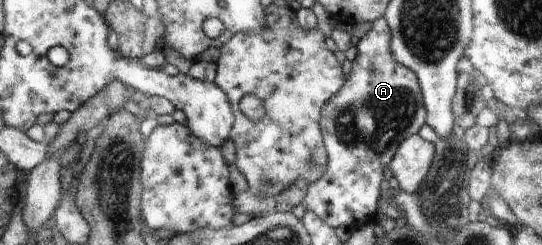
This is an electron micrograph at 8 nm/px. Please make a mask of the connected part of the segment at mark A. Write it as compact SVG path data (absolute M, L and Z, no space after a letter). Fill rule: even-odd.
M384 16L372 23L372 29L357 45L356 58L351 62L349 80L342 94L321 110L321 130L326 130L326 146L330 146L330 166L322 177L307 186L302 204L314 211L331 227L354 229L375 218L384 168L405 138L418 135L427 120L420 79L394 58L389 43L389 25Z

